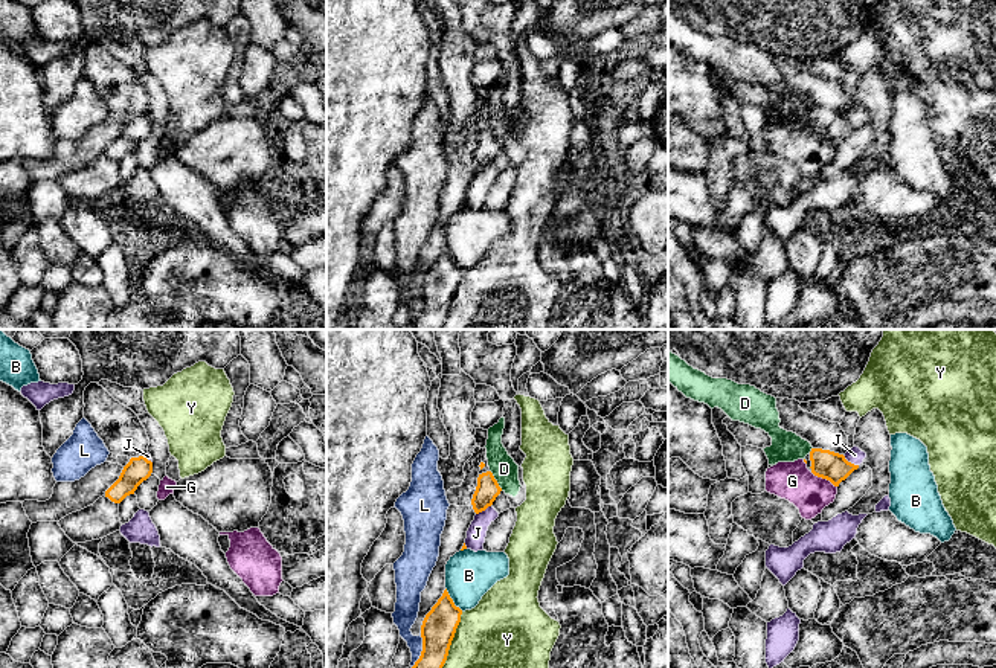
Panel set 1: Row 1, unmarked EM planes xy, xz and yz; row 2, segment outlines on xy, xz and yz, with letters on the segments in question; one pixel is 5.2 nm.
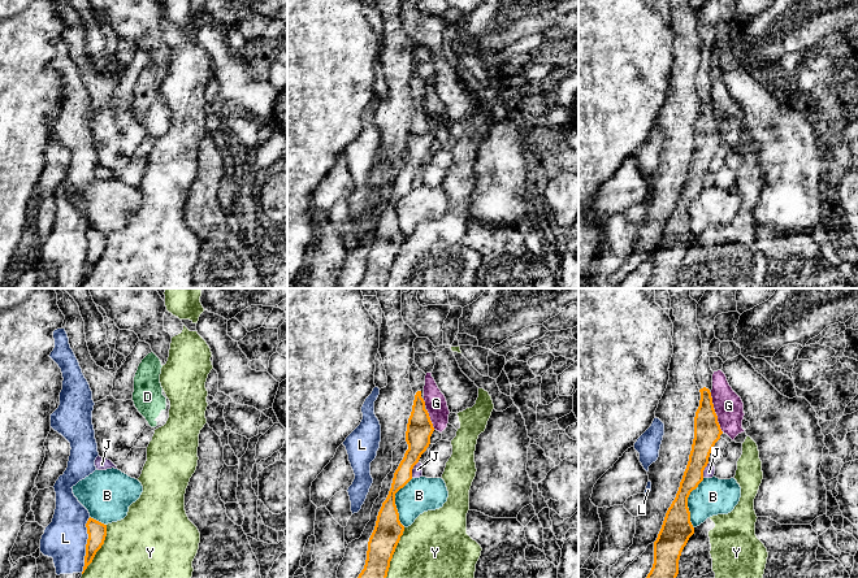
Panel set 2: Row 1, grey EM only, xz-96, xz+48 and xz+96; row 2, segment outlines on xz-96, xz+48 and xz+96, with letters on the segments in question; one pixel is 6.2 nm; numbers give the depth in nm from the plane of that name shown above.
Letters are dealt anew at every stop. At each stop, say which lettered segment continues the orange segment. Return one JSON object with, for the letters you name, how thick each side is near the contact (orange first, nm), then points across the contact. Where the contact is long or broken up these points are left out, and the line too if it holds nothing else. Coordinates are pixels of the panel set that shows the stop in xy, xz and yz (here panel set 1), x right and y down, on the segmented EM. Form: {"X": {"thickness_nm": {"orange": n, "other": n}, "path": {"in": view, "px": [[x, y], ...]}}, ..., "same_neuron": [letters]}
{"same_neuron": []}

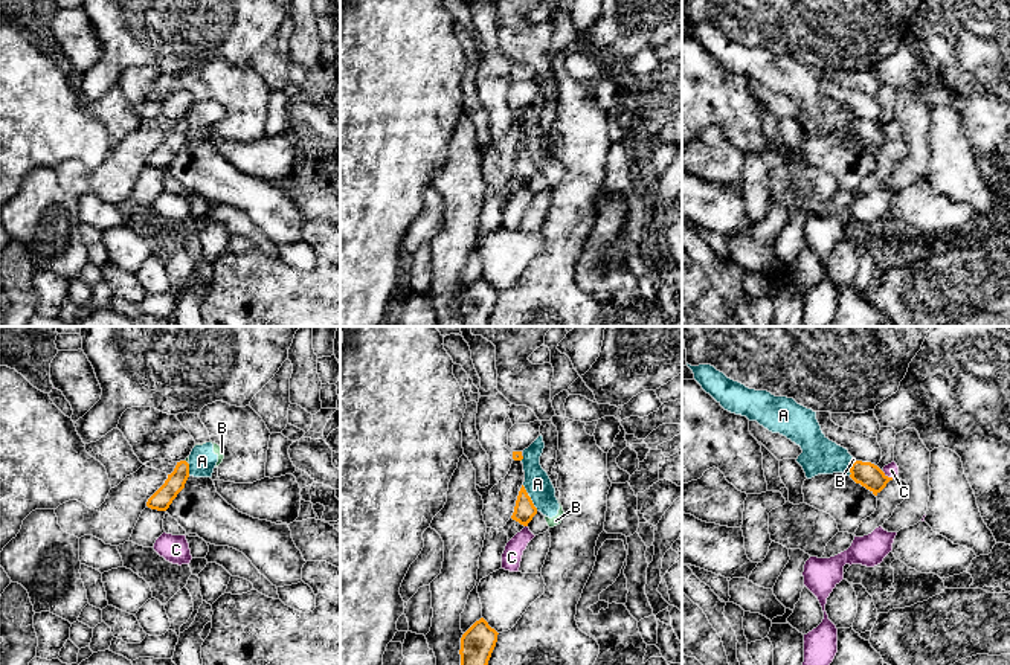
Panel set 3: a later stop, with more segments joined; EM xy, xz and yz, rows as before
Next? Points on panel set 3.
{"same_neuron": []}

